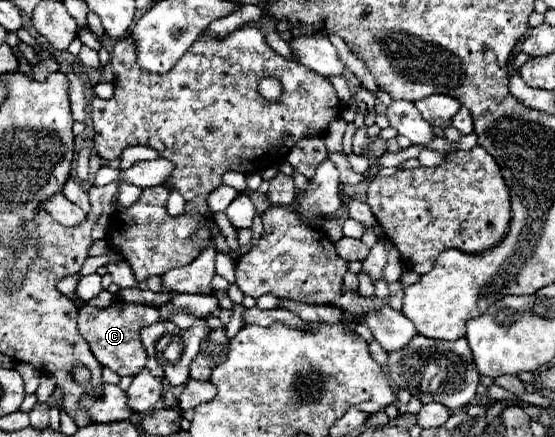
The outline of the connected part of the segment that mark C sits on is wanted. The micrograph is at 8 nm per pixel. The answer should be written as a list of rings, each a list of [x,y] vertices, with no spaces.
[[[122,300],[110,304],[104,310],[96,310],[94,306],[84,304],[78,314],[78,330],[88,342],[96,360],[120,376],[136,376],[144,368],[148,354],[140,342],[140,328],[150,326],[154,322],[158,322],[158,308],[128,304]]]

